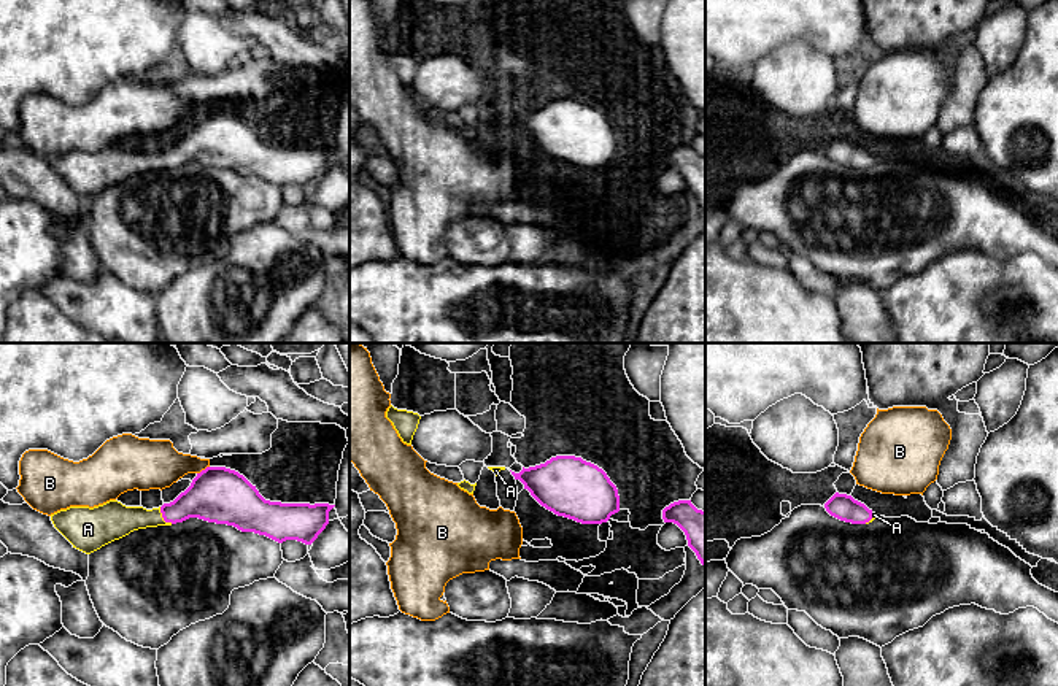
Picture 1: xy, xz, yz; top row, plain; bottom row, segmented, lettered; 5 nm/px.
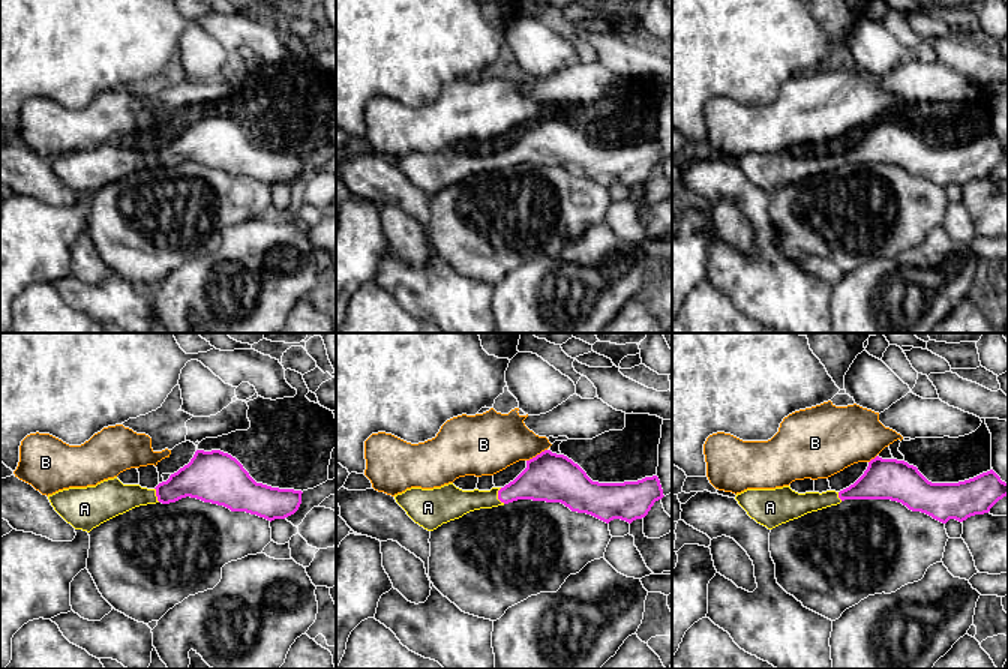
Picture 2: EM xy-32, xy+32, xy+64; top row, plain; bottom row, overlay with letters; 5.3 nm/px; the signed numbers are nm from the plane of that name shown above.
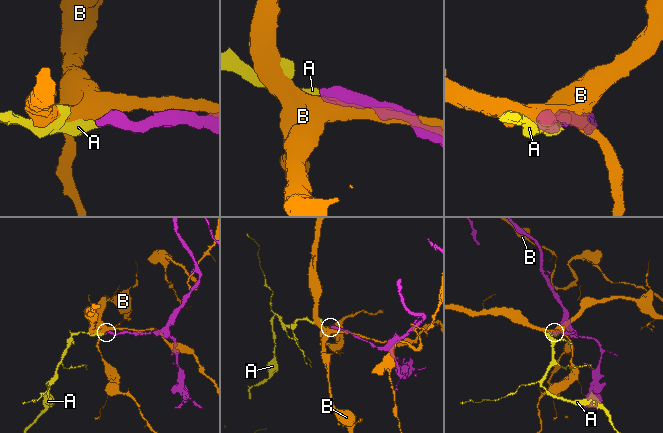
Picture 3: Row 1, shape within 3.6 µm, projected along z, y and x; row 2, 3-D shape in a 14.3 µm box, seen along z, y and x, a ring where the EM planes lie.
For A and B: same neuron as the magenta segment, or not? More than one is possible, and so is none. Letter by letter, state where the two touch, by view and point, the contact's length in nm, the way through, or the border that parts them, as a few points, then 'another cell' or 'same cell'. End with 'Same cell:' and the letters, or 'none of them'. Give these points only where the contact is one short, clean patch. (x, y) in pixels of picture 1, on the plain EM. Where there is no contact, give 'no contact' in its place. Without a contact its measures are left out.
A: xy (162, 161) | 110 nm | across xy (207, 142), (162, 161), (113, 164) | same cell
B: xy (202, 115) | 80 nm | another cell
Same cell: A

